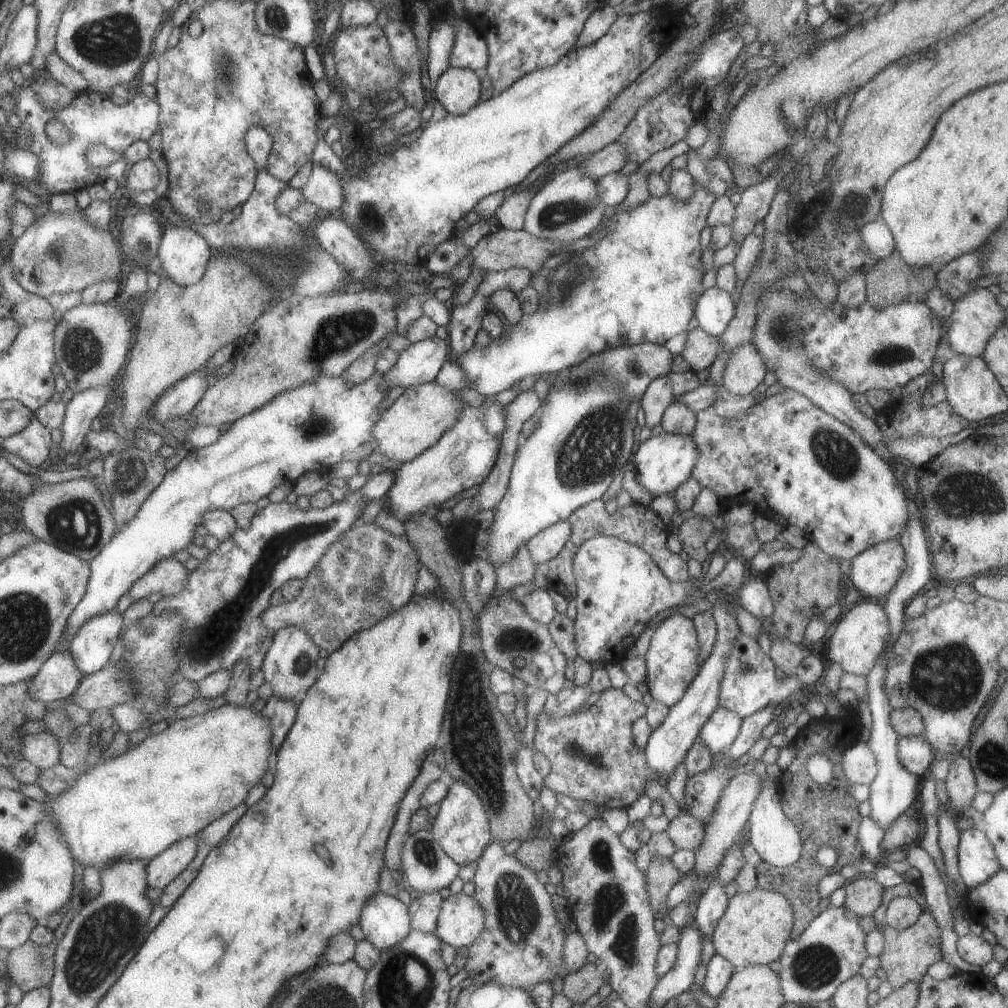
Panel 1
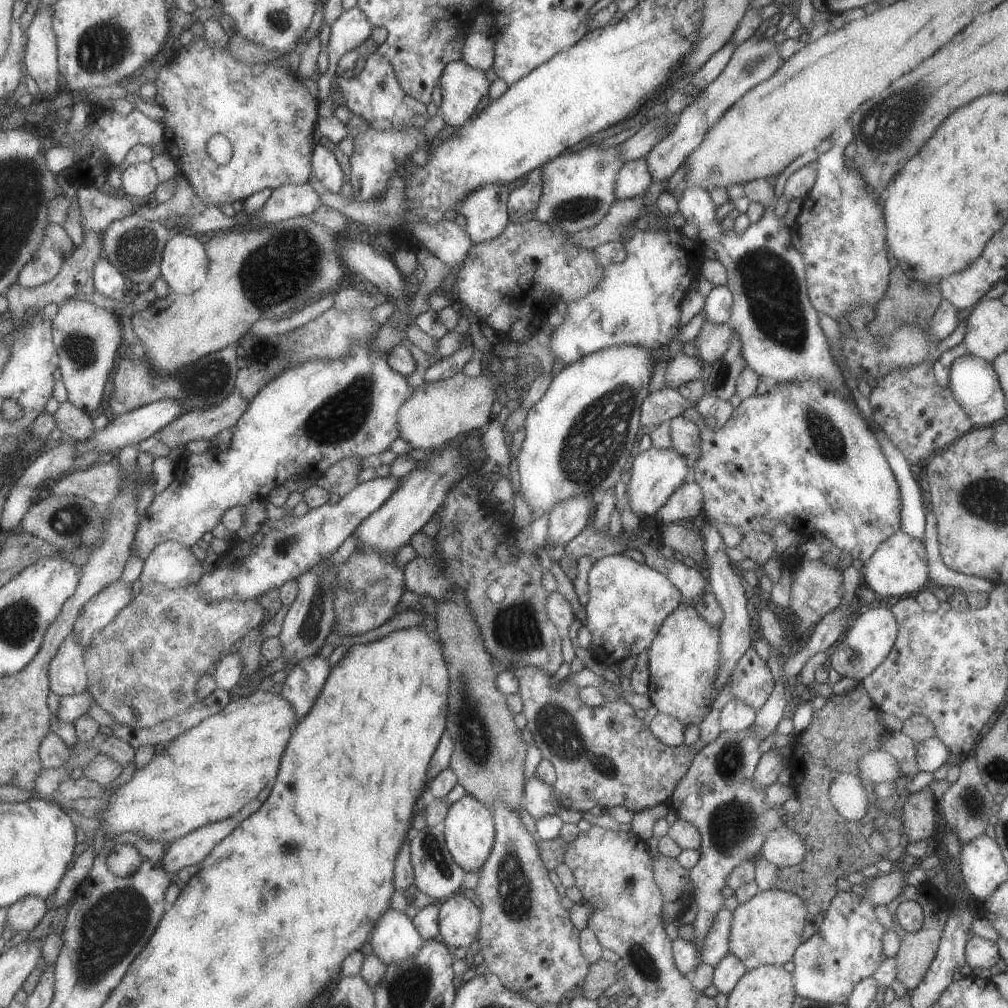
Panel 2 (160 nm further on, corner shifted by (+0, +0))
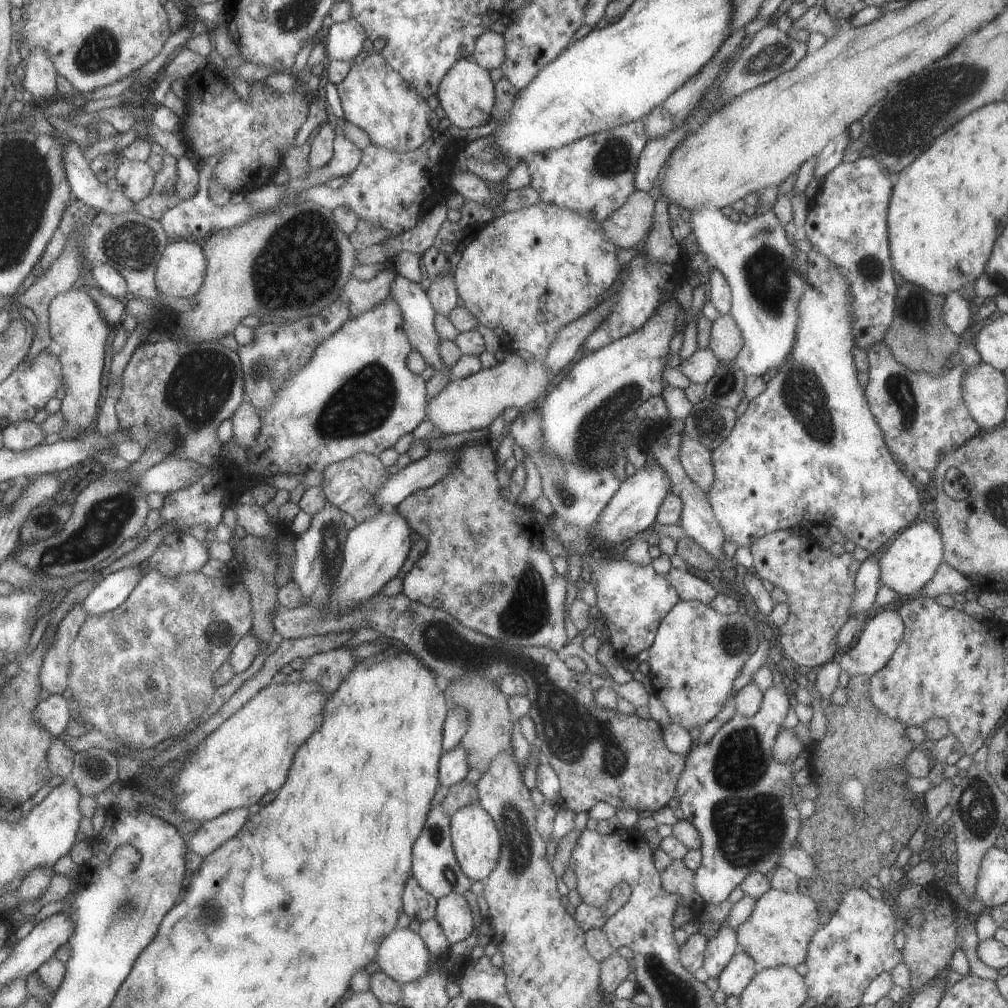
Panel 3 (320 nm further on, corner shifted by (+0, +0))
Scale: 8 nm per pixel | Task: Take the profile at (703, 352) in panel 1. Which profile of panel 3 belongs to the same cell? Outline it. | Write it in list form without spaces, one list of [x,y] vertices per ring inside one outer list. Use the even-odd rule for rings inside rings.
[[[727,312],[711,323],[709,345],[712,353],[722,362],[731,362],[743,346],[741,331]]]

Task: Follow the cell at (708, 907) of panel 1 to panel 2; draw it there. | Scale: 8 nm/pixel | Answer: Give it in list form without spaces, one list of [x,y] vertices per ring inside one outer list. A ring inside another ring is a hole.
[[[721,906],[717,914],[713,916],[710,930],[703,940],[701,948],[701,964],[717,966],[717,962],[729,953],[729,928],[731,925],[732,913]]]

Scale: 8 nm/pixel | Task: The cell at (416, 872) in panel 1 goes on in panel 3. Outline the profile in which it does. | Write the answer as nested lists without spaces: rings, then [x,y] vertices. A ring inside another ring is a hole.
[[[437,803],[427,811],[423,828],[412,846],[411,870],[418,885],[436,899],[447,893],[465,894],[472,884],[472,880],[463,874],[454,855],[450,837],[450,816],[445,814],[441,804]]]

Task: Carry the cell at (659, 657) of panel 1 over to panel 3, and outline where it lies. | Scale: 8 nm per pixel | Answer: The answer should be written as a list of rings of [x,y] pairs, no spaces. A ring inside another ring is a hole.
[[[678,601],[661,620],[651,646],[649,646],[649,680],[653,694],[658,696],[669,714],[670,723],[679,724],[684,730],[700,728],[723,708],[731,696],[731,686],[745,661],[757,650],[761,636],[755,620],[741,612],[731,615],[718,614],[711,606],[696,601]]]

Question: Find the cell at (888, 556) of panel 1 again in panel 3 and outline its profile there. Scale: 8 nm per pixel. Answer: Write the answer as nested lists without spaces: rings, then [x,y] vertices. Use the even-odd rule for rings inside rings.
[[[915,521],[900,531],[881,555],[880,584],[889,587],[899,597],[913,598],[921,587],[931,580],[937,566],[944,561],[944,548],[938,526],[935,522]]]

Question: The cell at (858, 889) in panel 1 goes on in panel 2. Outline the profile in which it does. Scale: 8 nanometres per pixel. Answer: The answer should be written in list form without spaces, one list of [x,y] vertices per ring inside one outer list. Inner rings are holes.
[[[895,866],[888,874],[878,874],[865,883],[865,900],[871,902],[873,906],[885,906],[891,902],[901,892],[901,888],[906,885],[903,880],[903,868]]]

